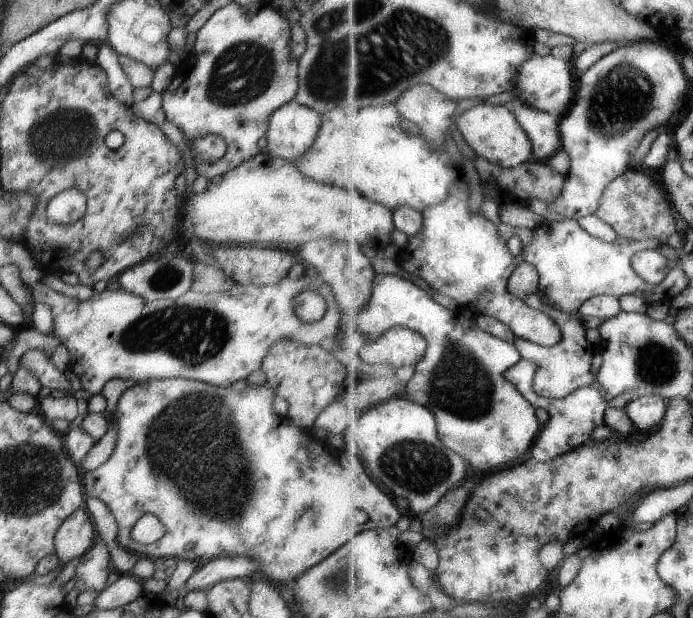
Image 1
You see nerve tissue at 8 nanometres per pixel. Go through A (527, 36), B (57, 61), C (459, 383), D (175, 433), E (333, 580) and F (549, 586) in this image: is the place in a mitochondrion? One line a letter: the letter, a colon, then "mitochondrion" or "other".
A: other
B: other
C: mitochondrion
D: mitochondrion
E: mitochondrion
F: other

